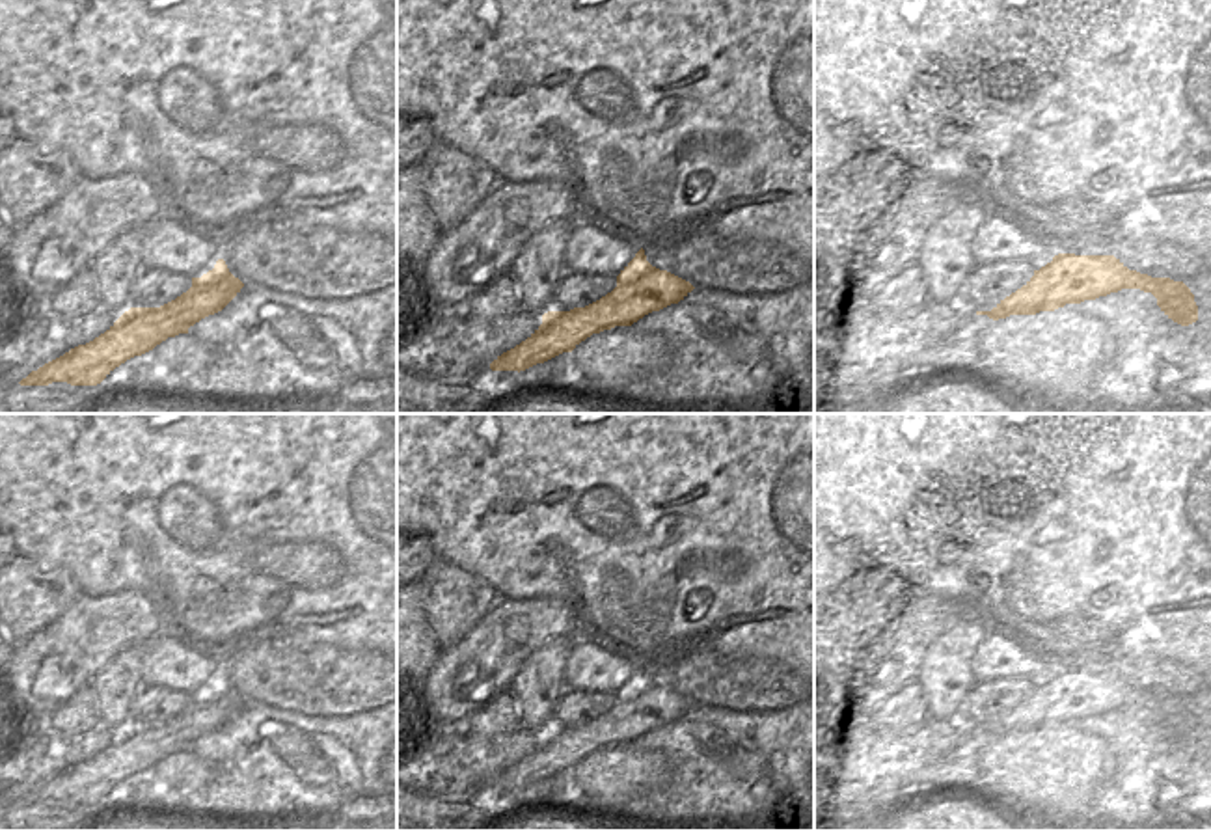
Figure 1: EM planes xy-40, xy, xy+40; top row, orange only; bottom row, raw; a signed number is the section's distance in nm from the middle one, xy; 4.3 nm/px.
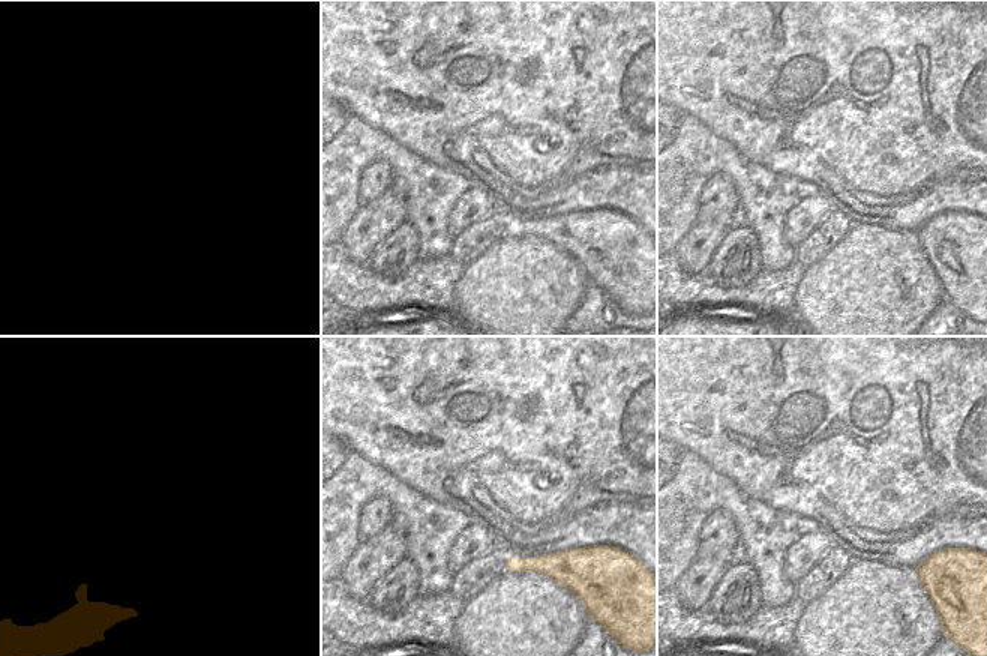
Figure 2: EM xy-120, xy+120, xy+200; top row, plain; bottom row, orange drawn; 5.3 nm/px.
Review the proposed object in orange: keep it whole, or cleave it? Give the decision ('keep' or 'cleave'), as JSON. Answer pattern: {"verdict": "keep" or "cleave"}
{"verdict": "keep"}

